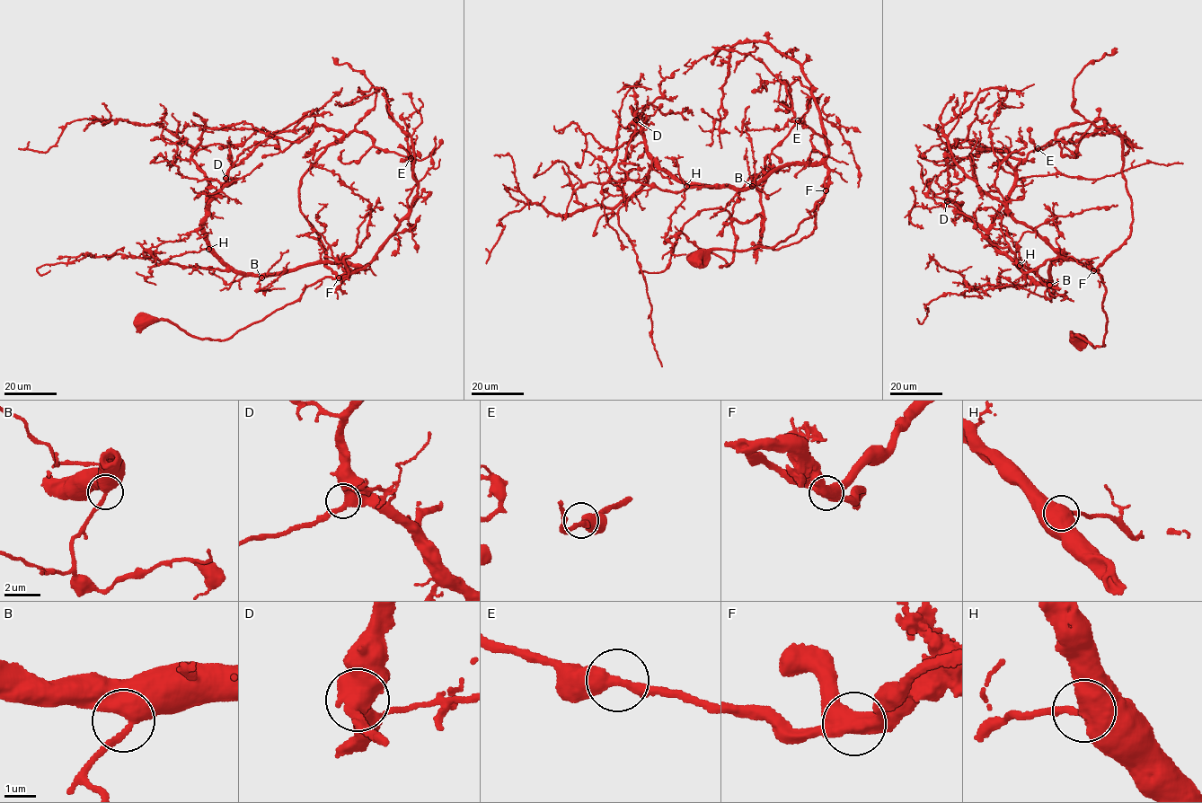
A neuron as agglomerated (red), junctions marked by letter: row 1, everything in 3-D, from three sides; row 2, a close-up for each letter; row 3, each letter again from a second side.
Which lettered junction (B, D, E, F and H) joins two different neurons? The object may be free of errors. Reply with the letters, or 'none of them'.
none of them

